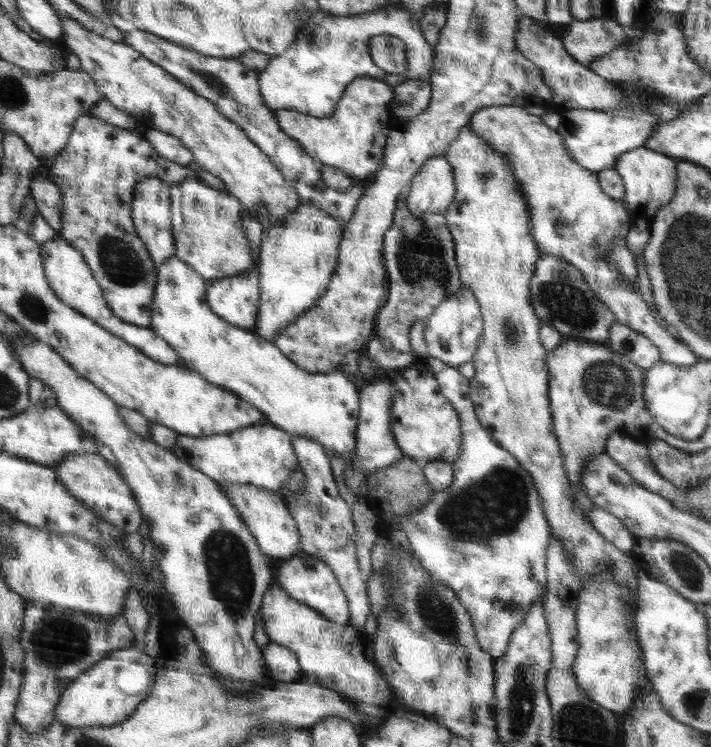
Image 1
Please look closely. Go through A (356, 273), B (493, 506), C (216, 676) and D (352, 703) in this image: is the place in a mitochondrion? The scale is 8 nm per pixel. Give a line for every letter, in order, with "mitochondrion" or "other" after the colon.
A: other
B: mitochondrion
C: other
D: other

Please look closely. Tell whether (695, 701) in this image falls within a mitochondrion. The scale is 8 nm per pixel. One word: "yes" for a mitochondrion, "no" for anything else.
yes

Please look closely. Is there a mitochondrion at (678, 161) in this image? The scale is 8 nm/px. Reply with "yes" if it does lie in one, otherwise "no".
no

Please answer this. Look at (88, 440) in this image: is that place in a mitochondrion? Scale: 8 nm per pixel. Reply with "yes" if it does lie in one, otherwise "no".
no

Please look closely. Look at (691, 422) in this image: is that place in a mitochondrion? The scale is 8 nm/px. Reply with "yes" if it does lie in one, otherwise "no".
no

